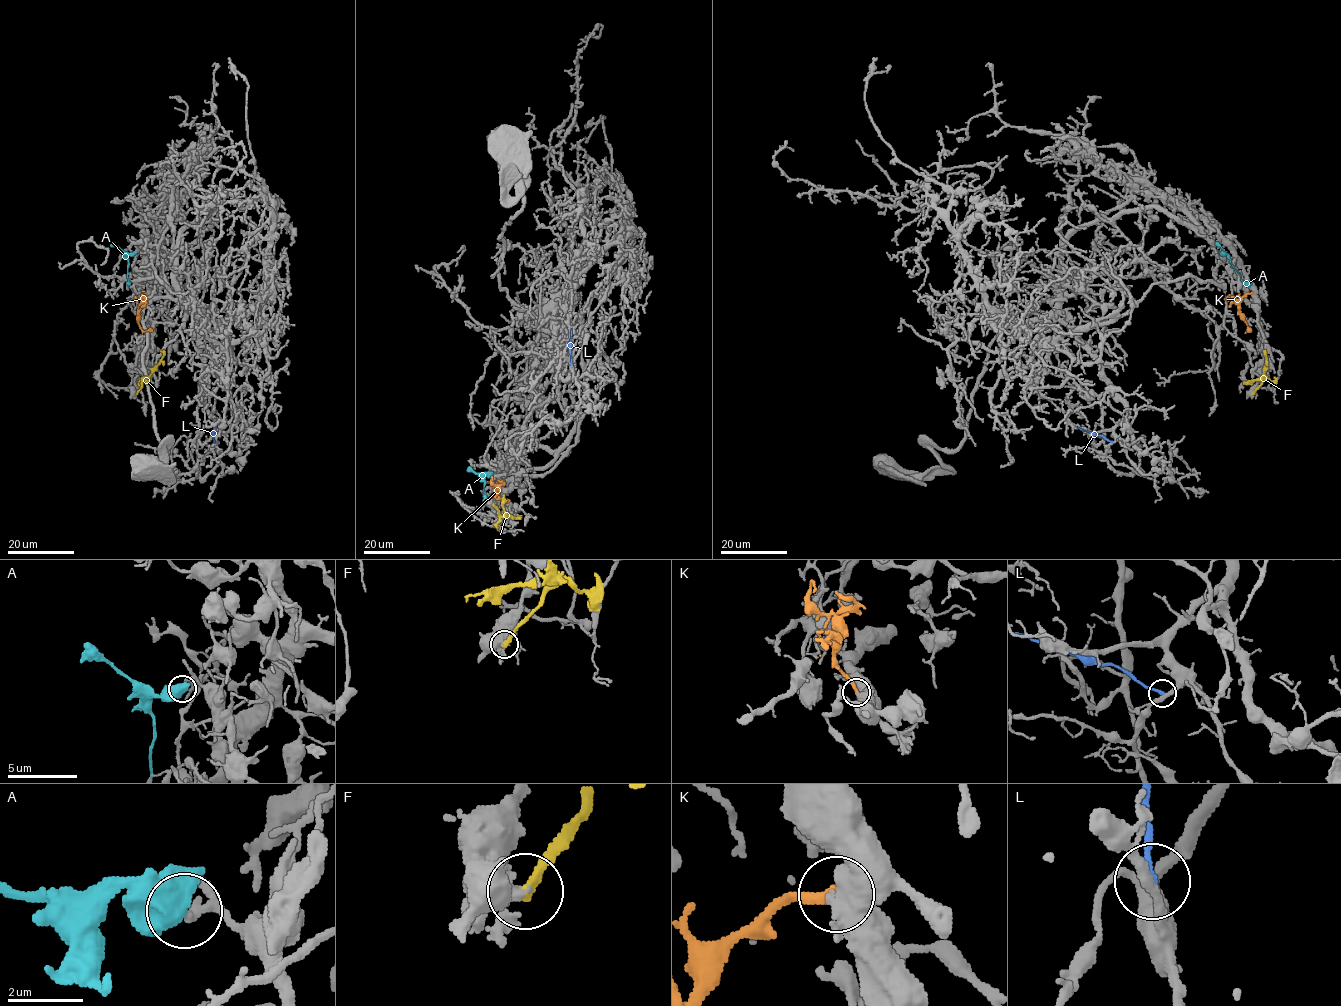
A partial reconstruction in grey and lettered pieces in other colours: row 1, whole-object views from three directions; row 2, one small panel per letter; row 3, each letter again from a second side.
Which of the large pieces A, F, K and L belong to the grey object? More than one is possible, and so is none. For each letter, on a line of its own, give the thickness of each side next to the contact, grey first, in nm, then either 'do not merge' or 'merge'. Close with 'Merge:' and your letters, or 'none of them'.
A: 200 nm thick on the grey side, 500 nm on the other; do not merge
F: 280 nm thick on the grey side, 280 nm on the other; do not merge
K: 750 nm thick on the grey side, 280 nm on the other; merge
L: 280 nm thick on the grey side, 240 nm on the other; do not merge
Merge: K

